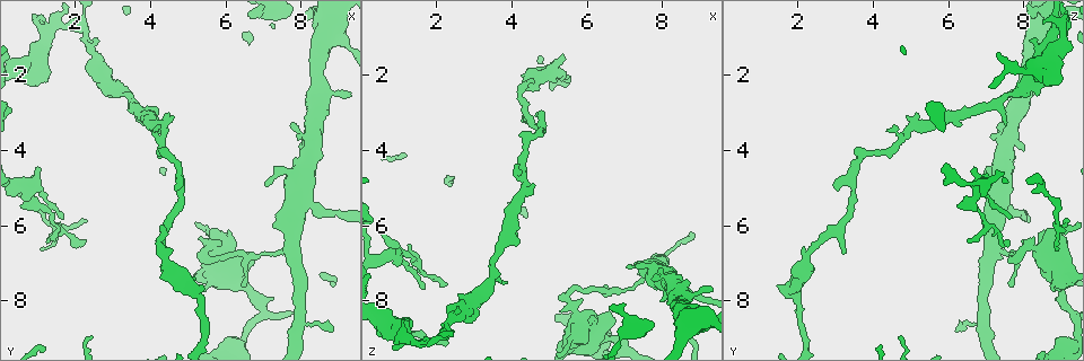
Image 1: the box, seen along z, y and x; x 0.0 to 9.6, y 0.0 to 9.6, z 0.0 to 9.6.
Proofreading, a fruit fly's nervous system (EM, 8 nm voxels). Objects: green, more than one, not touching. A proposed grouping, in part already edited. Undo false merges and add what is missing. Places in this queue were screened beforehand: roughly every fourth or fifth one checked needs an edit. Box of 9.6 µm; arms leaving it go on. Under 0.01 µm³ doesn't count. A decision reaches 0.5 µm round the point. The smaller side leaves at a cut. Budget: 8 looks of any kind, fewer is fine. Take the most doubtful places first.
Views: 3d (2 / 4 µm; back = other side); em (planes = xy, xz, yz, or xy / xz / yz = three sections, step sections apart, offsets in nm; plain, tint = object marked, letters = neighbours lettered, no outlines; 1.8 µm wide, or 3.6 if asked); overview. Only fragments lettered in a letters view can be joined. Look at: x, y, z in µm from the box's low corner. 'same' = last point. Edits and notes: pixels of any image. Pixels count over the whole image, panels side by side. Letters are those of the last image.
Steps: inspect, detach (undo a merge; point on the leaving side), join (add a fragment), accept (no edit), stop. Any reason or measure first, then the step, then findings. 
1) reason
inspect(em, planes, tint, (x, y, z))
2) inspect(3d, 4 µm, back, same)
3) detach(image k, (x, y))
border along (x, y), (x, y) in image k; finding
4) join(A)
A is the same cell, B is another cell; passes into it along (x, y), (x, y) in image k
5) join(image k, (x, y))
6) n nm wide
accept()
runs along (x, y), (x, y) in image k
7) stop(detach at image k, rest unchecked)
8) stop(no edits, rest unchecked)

stops while still wide
inspect(em, 3.6 µm, yz, step 8, tint, (6.10, 6.10, 8.55))

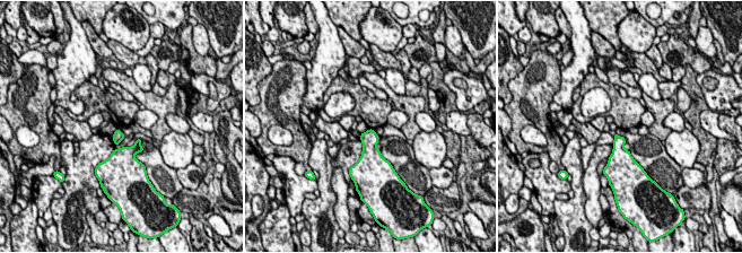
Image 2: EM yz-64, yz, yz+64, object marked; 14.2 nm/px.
inspect(em, 3.6 µm, planes, letters, same)

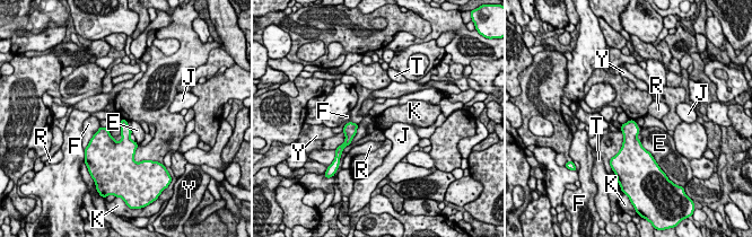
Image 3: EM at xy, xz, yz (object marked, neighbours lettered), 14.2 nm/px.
accept()
E, F, J, K, R, T and Y are other cells; border along (138, 147), (133, 156) in image 3; none of them fits

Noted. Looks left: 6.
tapers out
inspect(em, planes, letters, (2.30, 6.40, 7.55))

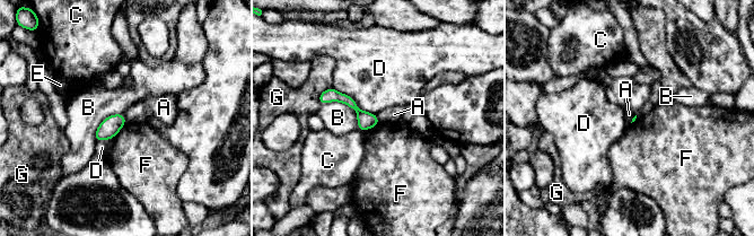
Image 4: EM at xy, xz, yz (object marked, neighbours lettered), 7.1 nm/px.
accept()
A, B, C, D, E, F and G are other cells; none of them fits

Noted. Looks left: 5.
branch stops here
inspect(3d, 4 µm, back, (5.35, 7.55, 1.50))

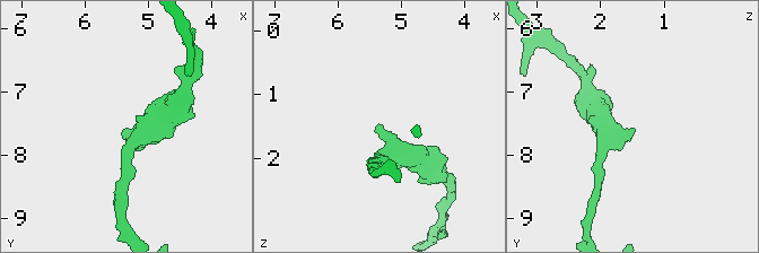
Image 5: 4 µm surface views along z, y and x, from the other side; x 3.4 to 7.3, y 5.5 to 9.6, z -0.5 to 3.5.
now the EM
inspect(em, yz, step 8, letters, (5.40, 7.55, 1.45))

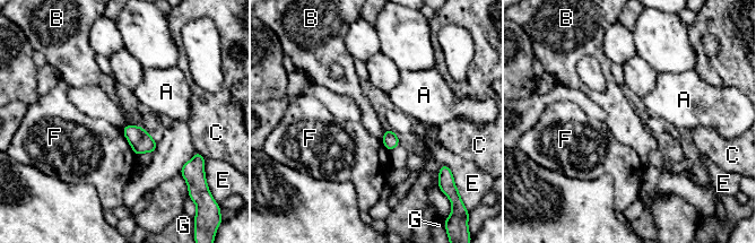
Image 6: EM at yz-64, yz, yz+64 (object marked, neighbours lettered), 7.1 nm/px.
accept()
A, B, C, E, F and G are other cells; border along (385, 129), (381, 141) in image 6; none of them fits

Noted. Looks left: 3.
stop(no edits, rest unchecked)

